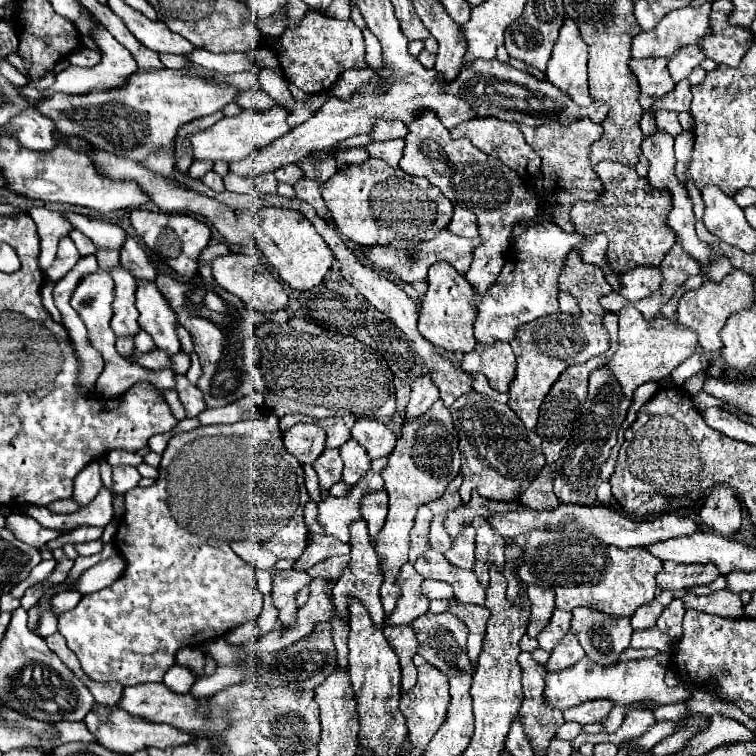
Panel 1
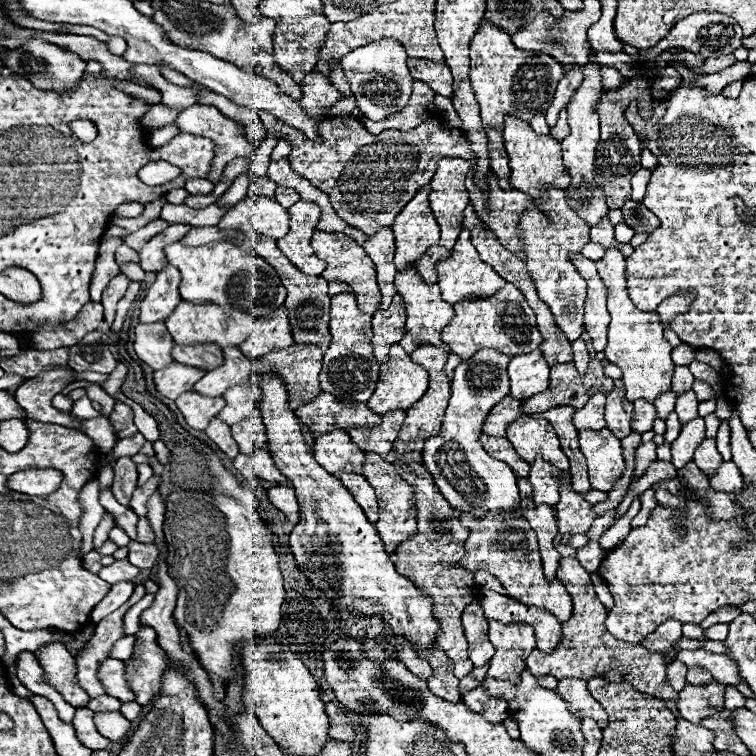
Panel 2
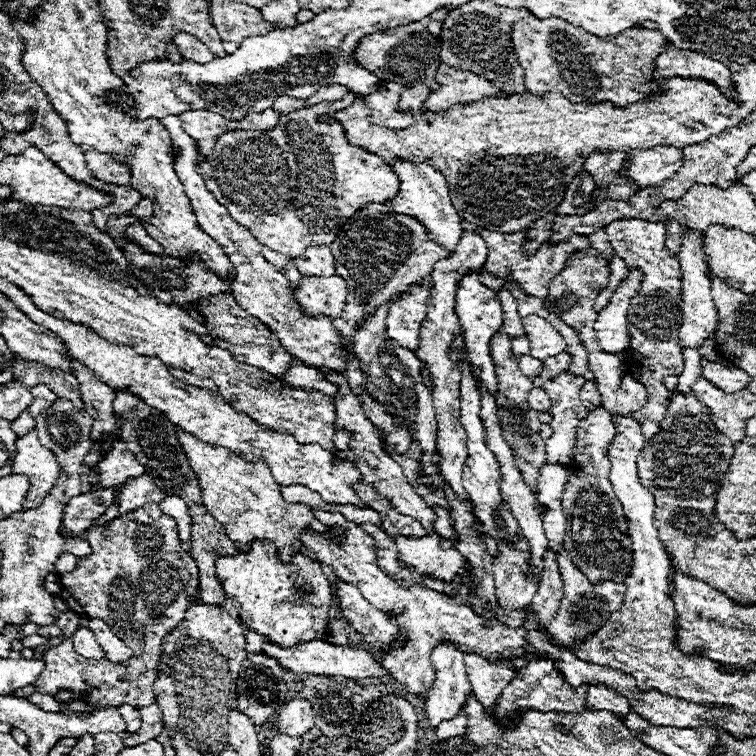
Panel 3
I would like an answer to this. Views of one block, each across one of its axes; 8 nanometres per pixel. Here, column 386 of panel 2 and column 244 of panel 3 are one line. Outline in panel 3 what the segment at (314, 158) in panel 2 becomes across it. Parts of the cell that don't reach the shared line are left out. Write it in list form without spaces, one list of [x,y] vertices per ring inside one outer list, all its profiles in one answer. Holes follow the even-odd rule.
[[[349,91],[336,102],[320,102],[314,106],[304,106],[296,112],[280,116],[274,130],[254,132],[254,130],[234,130],[218,138],[212,156],[200,162],[200,174],[206,186],[216,194],[216,200],[228,208],[232,218],[242,226],[248,226],[252,236],[270,246],[276,252],[298,258],[308,246],[328,246],[334,242],[340,224],[344,224],[356,210],[366,204],[384,204],[392,200],[400,190],[398,174],[366,150],[348,144],[346,132],[338,120],[320,122],[320,116],[330,116],[338,110],[348,108],[356,99]]]

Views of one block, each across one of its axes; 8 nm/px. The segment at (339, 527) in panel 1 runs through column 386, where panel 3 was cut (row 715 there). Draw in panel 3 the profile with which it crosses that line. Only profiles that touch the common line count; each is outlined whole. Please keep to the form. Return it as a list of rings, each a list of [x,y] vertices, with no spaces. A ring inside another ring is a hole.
[[[458,714],[454,720],[446,720],[436,726],[436,740],[448,740],[452,736],[462,736],[464,732],[466,732],[466,718],[464,714]]]

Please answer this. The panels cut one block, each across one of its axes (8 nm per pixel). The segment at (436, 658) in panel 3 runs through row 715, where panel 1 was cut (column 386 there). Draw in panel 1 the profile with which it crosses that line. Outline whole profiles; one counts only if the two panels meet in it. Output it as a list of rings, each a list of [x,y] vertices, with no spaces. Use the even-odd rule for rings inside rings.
[[[358,420],[352,426],[352,438],[358,440],[366,448],[366,452],[372,460],[390,456],[394,444],[398,440],[396,434],[378,420]]]

